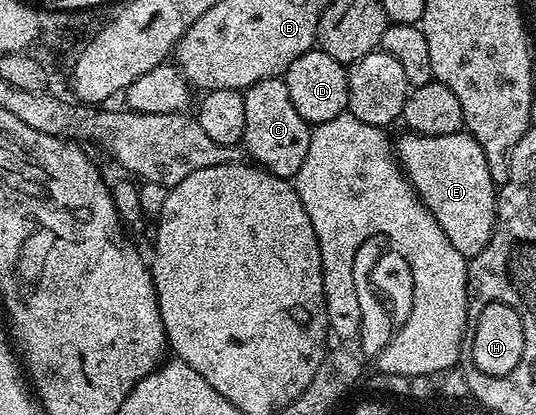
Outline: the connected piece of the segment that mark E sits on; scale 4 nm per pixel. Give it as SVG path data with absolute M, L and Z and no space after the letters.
M466 132L446 134L445 136L425 136L424 134L404 133L404 138L397 142L397 161L407 175L411 186L419 194L419 199L427 205L427 211L441 224L441 232L449 236L453 248L461 252L464 258L476 258L485 244L489 244L493 224L495 223L495 196L497 187L493 176L489 176L489 164L481 144Z

